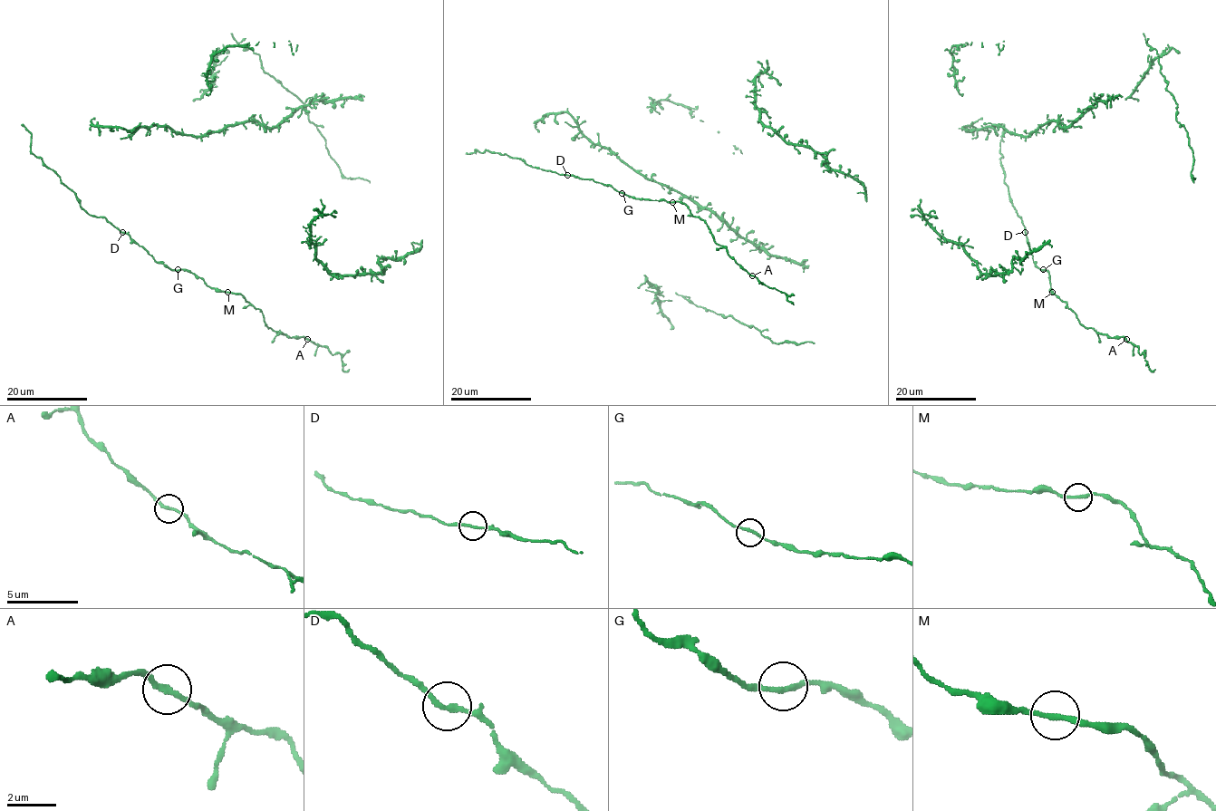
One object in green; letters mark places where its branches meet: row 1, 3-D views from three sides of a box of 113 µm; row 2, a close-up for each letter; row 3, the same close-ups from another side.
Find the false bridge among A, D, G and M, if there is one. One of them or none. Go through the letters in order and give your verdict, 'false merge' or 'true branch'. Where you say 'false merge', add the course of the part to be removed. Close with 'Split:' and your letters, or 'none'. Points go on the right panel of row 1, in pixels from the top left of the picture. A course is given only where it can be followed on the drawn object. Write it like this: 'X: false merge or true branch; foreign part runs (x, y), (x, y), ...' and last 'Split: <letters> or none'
A: true branch
D: true branch
G: true branch
M: true branch
Split: none

